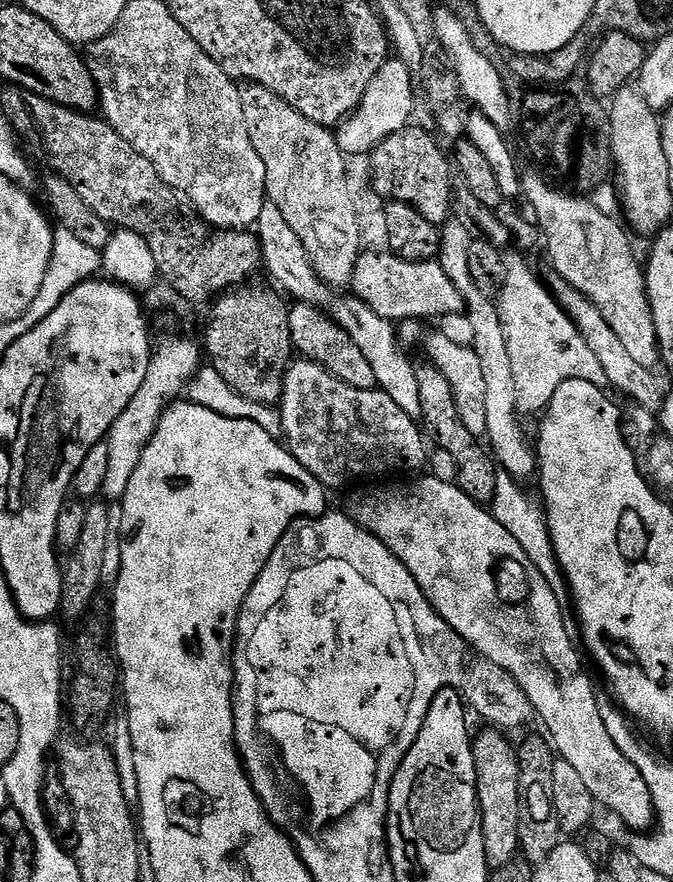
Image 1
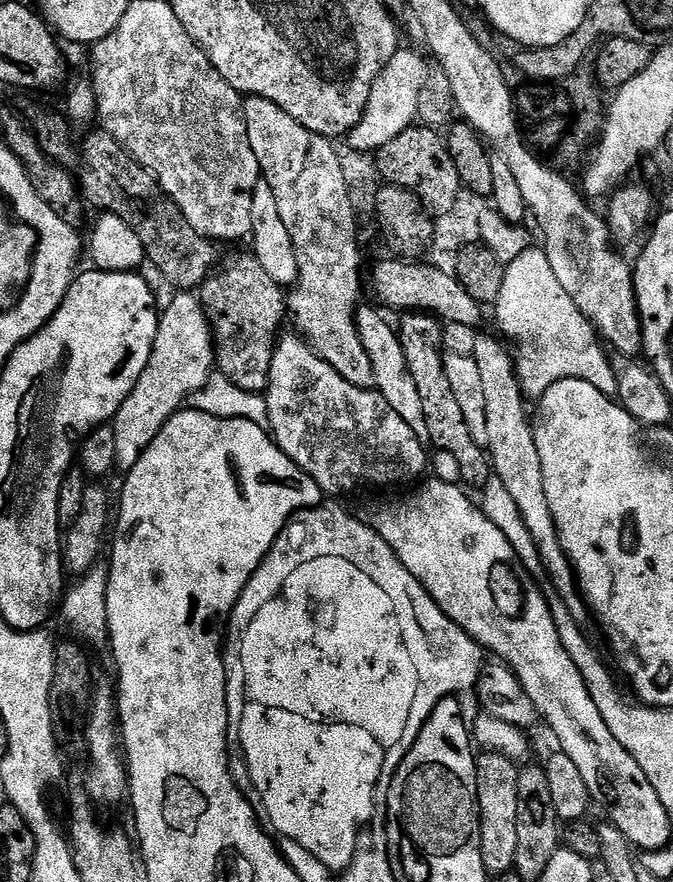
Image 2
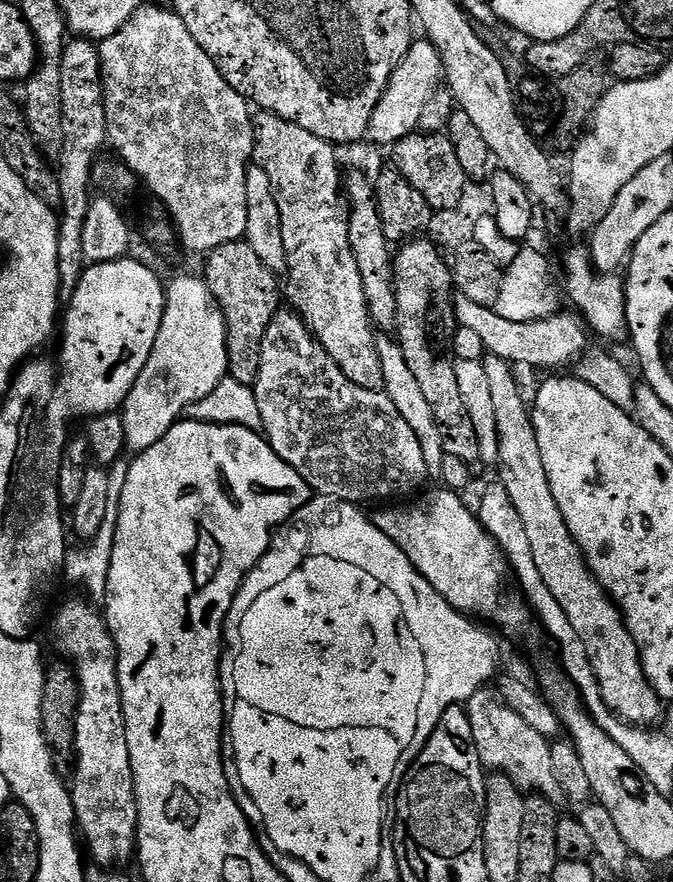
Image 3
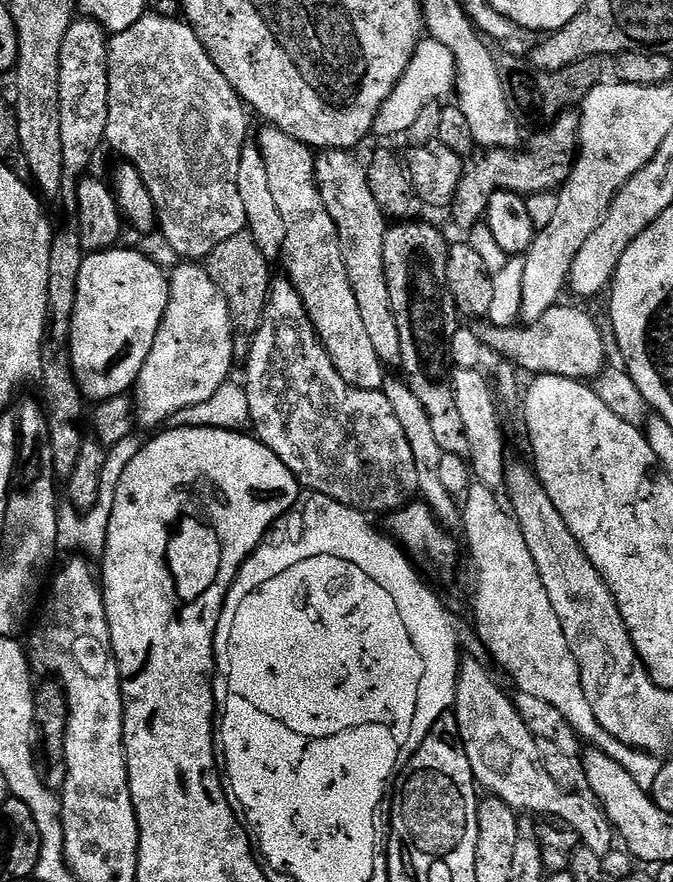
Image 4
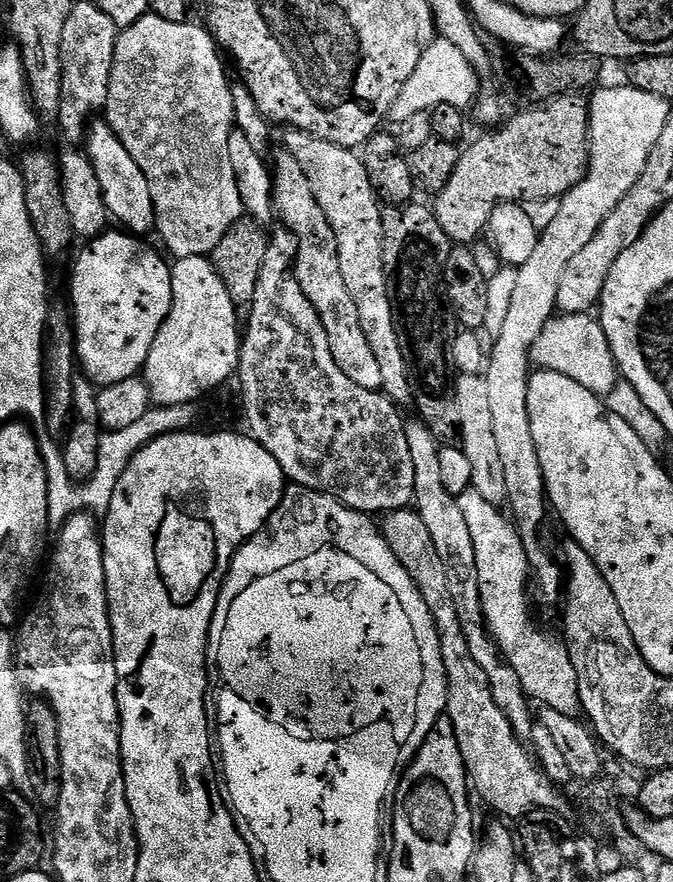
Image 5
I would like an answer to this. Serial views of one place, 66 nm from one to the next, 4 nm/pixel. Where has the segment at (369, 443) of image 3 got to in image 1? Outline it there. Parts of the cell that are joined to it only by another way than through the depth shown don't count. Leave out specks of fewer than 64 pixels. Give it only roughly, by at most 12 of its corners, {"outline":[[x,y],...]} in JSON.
{"outline":[[289,364],[288,451],[328,490],[416,472],[421,425],[390,394]]}

